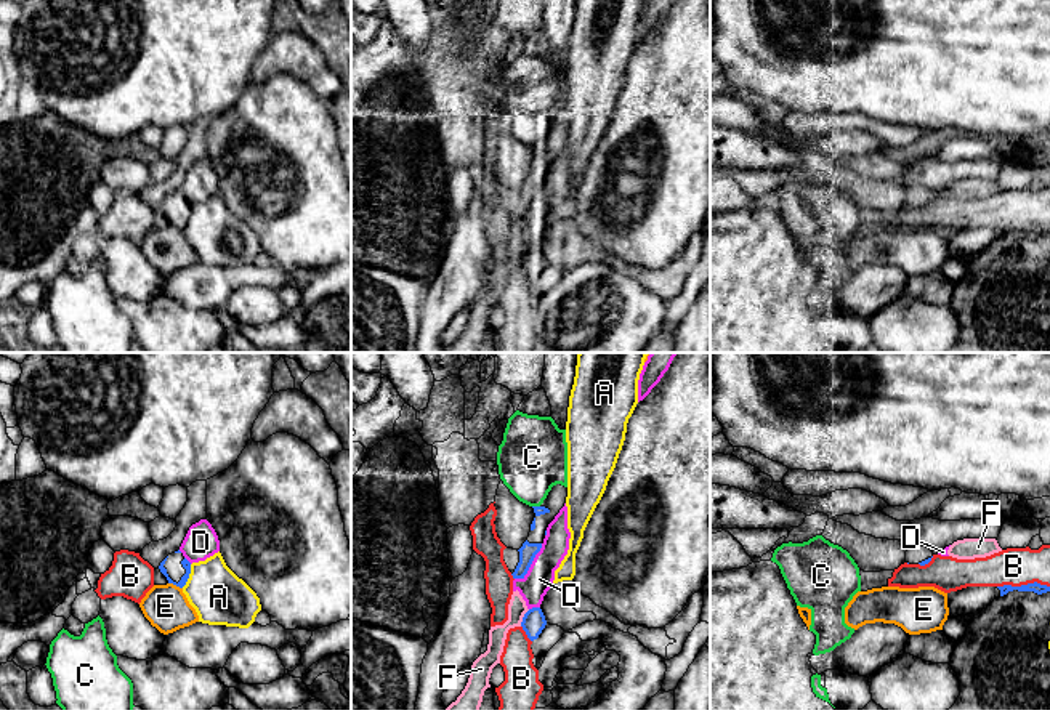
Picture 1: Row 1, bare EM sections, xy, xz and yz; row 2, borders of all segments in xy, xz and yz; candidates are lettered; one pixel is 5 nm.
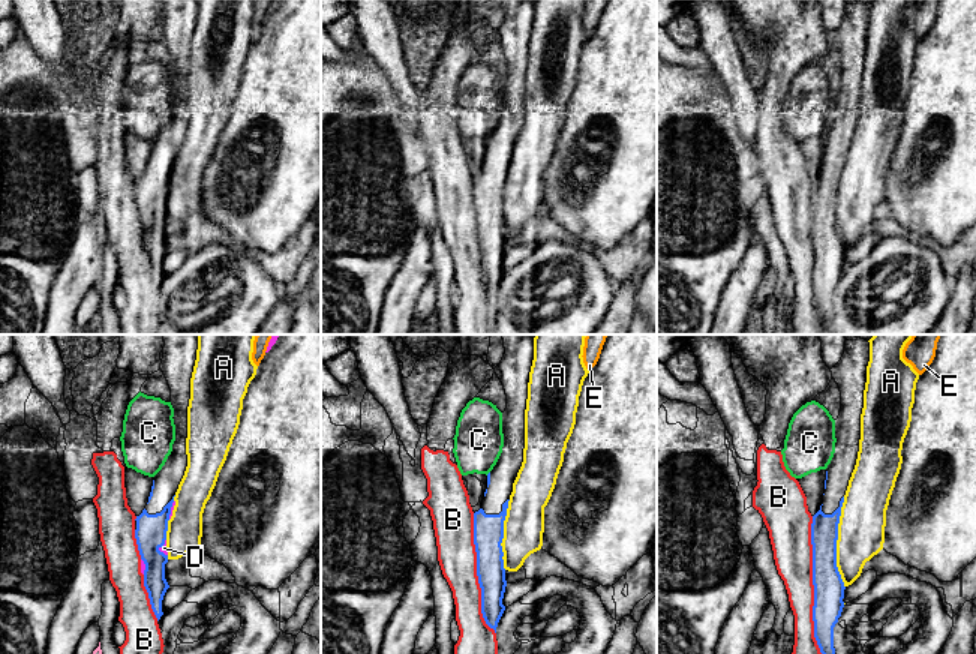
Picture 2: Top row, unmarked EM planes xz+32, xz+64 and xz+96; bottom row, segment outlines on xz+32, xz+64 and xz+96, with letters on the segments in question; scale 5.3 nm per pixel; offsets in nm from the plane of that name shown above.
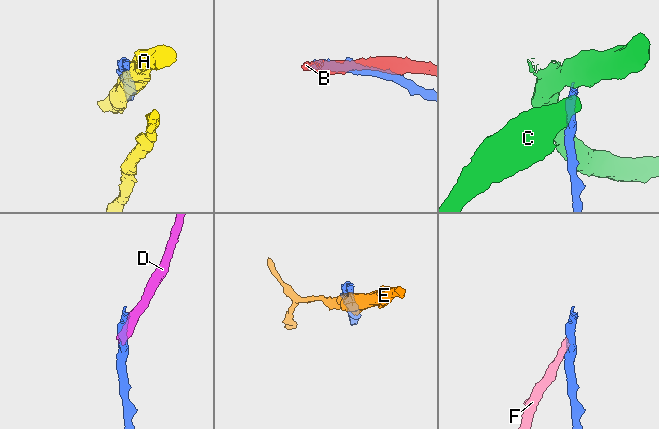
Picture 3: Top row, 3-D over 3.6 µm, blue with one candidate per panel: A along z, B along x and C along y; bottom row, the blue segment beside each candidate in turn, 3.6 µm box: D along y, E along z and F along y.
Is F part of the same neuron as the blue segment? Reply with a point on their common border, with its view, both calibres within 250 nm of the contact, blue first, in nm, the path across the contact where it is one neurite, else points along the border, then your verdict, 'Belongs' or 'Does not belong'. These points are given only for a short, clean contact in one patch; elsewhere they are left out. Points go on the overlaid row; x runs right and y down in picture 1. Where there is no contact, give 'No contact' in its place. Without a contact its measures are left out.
Touches blue at xz (523, 617). Thickness 110 nm (blue) against 90 nm. Boundary: xz (529, 609), (520, 625). Does not belong

